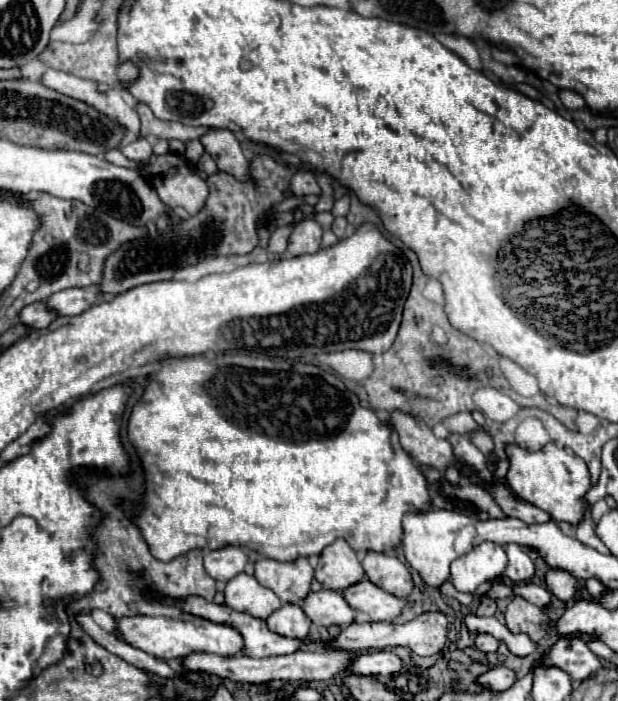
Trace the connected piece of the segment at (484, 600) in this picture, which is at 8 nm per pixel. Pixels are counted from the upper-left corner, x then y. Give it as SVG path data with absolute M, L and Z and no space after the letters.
M481 597L481 605L477 607L475 615L477 615L477 617L491 617L495 611L497 611L495 601L489 599L489 597Z

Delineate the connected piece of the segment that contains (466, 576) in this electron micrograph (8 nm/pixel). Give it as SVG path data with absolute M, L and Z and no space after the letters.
M483 541L471 553L459 557L451 565L451 579L457 591L475 593L475 589L485 583L505 575L507 555L497 543Z

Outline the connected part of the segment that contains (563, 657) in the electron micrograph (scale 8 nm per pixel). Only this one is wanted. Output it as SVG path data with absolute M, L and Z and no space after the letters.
M561 637L545 657L545 665L565 669L573 681L583 681L599 671L601 659L579 637Z

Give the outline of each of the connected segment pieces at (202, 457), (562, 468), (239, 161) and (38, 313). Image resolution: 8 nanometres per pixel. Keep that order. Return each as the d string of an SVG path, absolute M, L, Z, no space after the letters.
M217 355L215 359L207 357L187 357L187 359L167 359L163 367L151 375L151 383L133 407L129 419L129 439L135 445L147 477L147 499L143 503L143 513L137 517L141 533L159 561L171 561L173 557L187 553L191 549L223 549L229 545L253 549L275 561L295 561L299 557L321 555L335 539L343 537L355 551L389 551L393 553L403 539L401 519L409 511L425 511L431 507L429 483L423 469L415 459L393 439L393 431L383 423L373 409L367 409L359 403L359 397L349 391L343 381L321 367L261 359L251 355Z
M547 443L539 451L525 451L517 445L509 445L507 455L511 467L505 481L513 493L517 493L517 497L529 501L531 505L537 505L539 509L545 509L555 521L567 521L571 525L583 521L585 513L591 509L585 497L591 489L591 473L585 461L555 443Z
M209 129L201 143L205 151L215 159L219 171L233 173L237 179L245 179L249 175L249 159L245 159L239 141L227 129Z
M33 303L27 305L21 313L19 313L19 323L29 327L29 329L43 329L47 327L51 321L55 319L55 313L45 309L45 303Z

